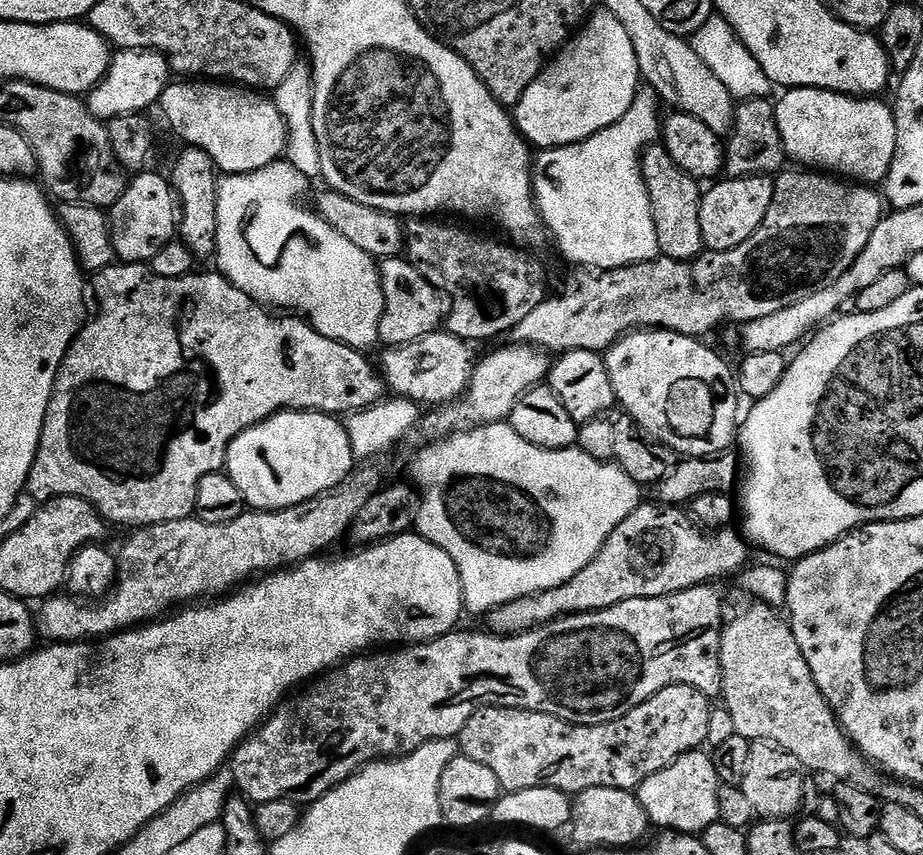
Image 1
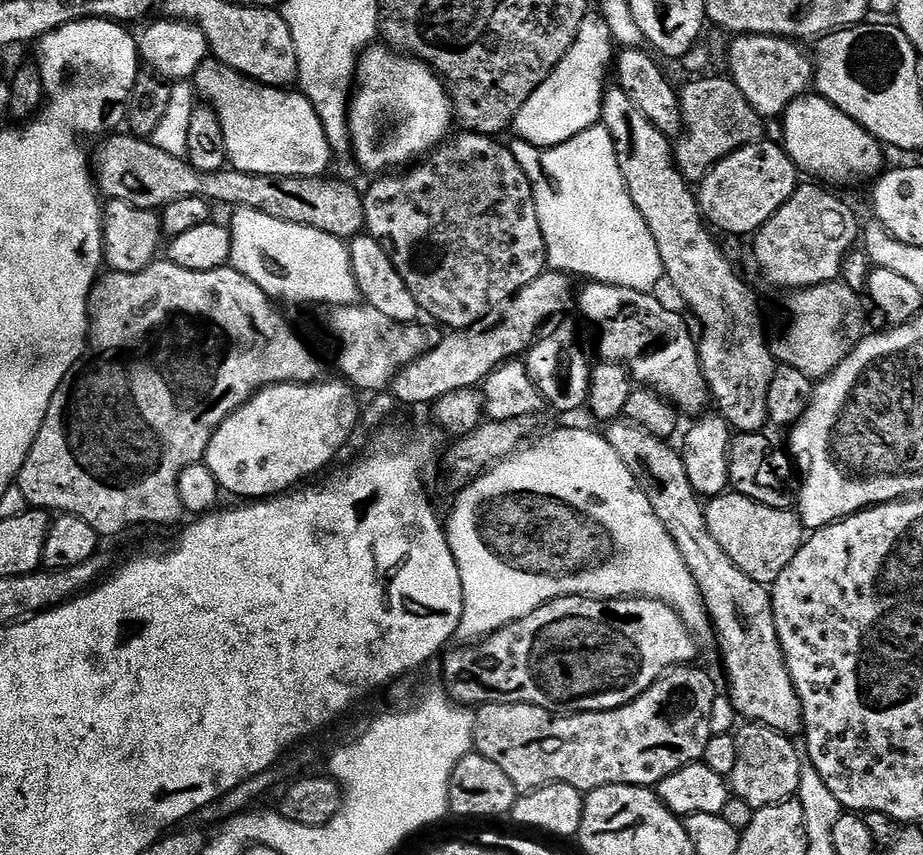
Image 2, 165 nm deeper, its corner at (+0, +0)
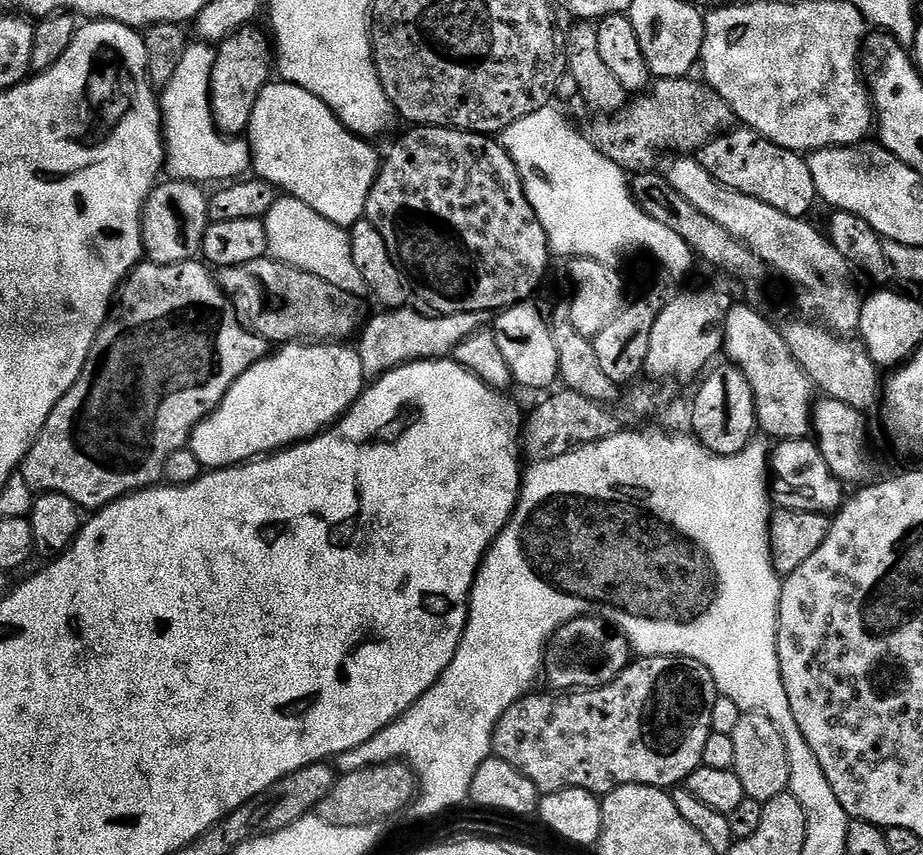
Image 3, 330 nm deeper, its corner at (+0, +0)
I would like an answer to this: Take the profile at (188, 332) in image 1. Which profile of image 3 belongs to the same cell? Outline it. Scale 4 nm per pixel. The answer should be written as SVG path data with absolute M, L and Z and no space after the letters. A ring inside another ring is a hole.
M151 262L141 263L132 269L130 275L117 289L109 307L109 314L99 330L100 338L96 340L95 346L88 355L86 366L83 367L78 382L58 402L58 406L54 406L48 425L42 429L39 438L28 452L28 457L18 469L19 475L24 477L26 486L32 489L33 493L57 492L75 502L77 508L81 510L87 508L99 510L105 508L107 504L113 504L121 496L131 496L132 493L140 492L143 488L159 485L164 474L166 458L170 458L170 454L176 453L191 441L193 430L204 421L205 416L210 415L223 402L228 387L246 371L250 357L248 357L248 348L244 345L245 333L242 331L242 325L235 315L228 314L222 318L216 316L216 304L208 293L214 288L213 277L212 280L208 277L209 269L203 263L192 263L196 262L161 265Z

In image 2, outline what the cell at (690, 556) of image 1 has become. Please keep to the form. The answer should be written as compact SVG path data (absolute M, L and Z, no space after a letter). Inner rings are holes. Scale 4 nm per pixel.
M731 490L723 496L711 497L704 509L704 517L714 542L722 546L730 562L754 578L754 582L765 586L776 583L778 574L782 574L782 570L794 562L794 554L798 554L806 539L804 523L795 511L762 506L762 502L754 502Z

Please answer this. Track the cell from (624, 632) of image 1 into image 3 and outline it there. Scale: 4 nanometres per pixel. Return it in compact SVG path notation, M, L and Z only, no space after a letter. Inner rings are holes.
M581 618L562 625L544 650L542 680L560 694L601 688L609 684L630 663L630 649L619 635L613 634L599 619Z

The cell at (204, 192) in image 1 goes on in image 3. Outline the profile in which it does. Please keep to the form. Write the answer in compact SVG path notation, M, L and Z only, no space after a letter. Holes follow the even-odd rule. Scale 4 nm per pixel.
M241 30L228 37L215 49L212 80L208 86L208 105L211 108L215 130L227 138L240 138L248 131L250 114L258 94L269 83L268 67L273 67L274 52L260 36L247 36Z

